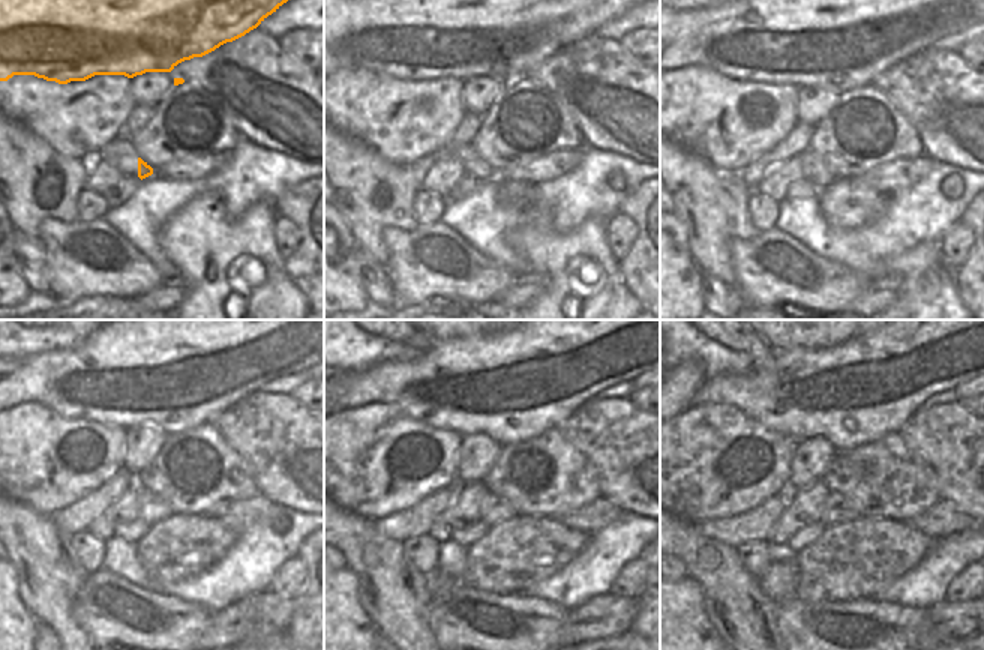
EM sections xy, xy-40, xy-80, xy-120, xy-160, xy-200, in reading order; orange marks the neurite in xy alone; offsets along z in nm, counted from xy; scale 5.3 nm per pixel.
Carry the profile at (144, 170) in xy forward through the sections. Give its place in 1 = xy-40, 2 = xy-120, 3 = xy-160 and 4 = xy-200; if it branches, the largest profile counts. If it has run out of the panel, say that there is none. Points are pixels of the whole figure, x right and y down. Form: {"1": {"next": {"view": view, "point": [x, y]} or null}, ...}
{"1": {"next": {"view": "xy-40", "point": [482, 171]}}, "2": {"next": {"view": "xy-120", "point": [150, 508]}}, "3": {"next": {"view": "xy-160", "point": [494, 509]}}, "4": {"next": {"view": "xy-200", "point": [837, 508]}}}

